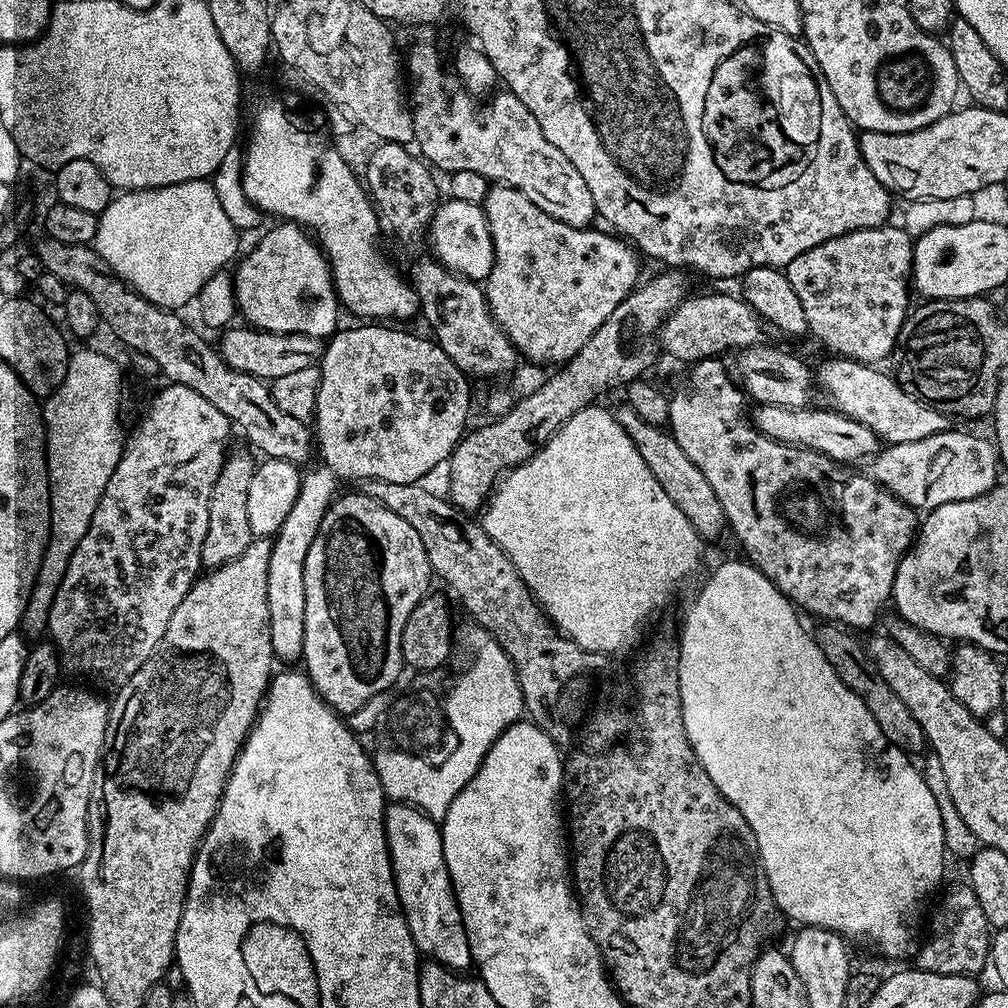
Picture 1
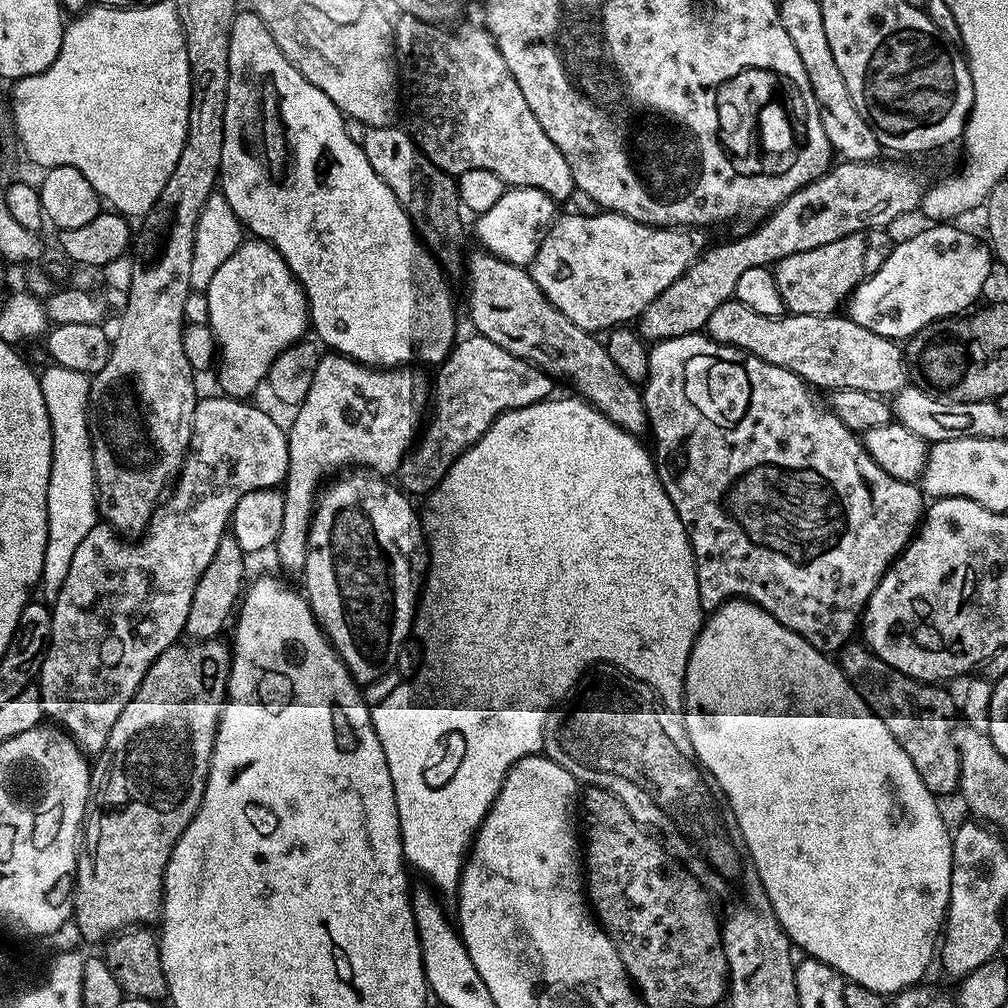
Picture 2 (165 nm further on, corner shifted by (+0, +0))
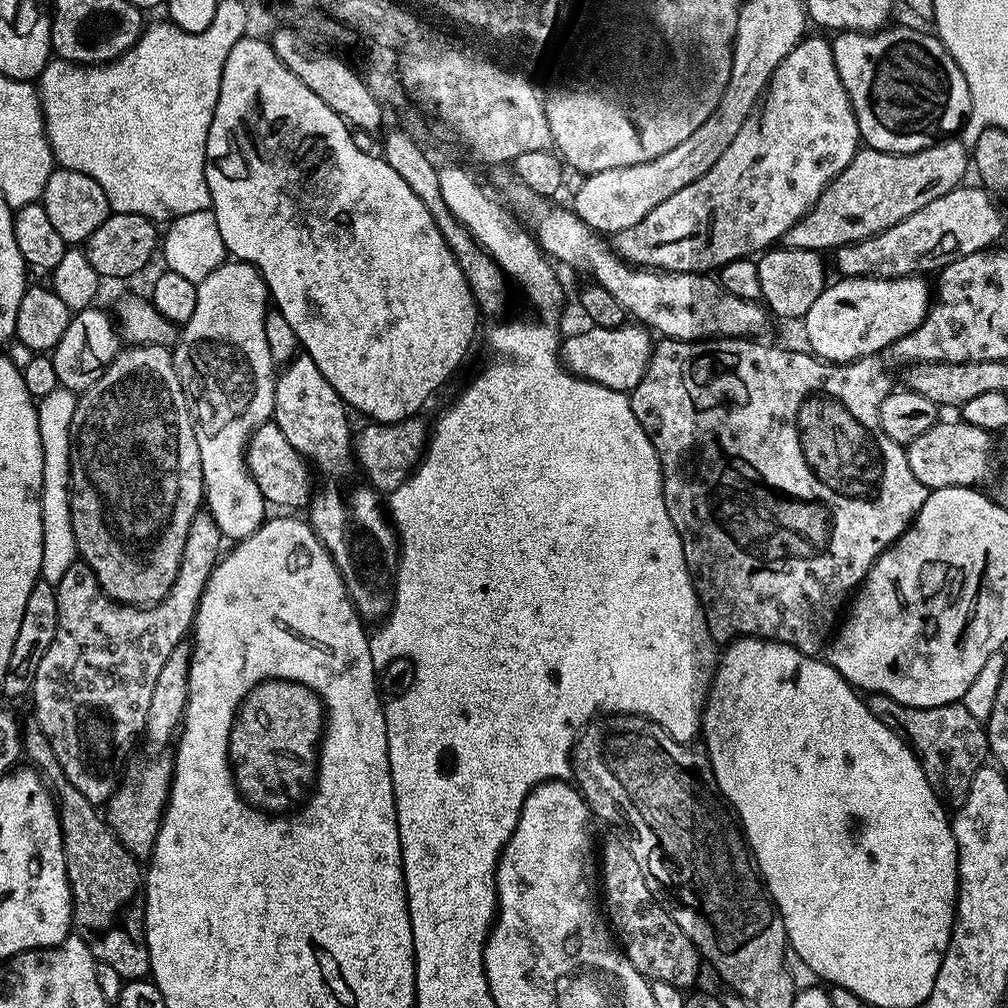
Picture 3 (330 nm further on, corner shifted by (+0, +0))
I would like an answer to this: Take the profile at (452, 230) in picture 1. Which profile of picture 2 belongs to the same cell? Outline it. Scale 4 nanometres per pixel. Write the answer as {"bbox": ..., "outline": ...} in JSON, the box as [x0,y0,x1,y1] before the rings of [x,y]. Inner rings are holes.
{"bbox":[475,187,557,265],"outline":[[[509,187],[502,194],[502,198],[498,198],[494,206],[490,206],[490,210],[475,217],[476,240],[480,243],[477,245],[491,256],[497,256],[511,264],[531,265],[545,232],[557,219],[556,208],[557,201],[552,200],[542,190]]]}

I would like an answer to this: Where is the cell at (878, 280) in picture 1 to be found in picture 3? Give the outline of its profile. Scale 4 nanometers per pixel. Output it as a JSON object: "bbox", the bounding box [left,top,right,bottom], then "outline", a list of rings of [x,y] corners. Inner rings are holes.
{"bbox":[756,246,826,321],"outline":[[[773,246],[756,260],[758,282],[762,285],[760,300],[773,317],[781,316],[784,320],[799,321],[814,306],[818,294],[826,286],[824,280],[825,257],[814,250],[798,250]]]}

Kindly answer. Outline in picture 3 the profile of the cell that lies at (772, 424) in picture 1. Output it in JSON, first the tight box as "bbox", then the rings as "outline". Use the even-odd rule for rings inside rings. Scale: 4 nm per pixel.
{"bbox":[906,422,998,490],"outline":[[[938,422],[930,426],[926,434],[918,434],[918,438],[906,446],[910,470],[914,470],[914,478],[918,478],[918,482],[925,484],[929,490],[984,486],[987,480],[995,481],[998,476],[996,444],[992,440],[995,440],[993,433],[978,426],[963,422]]]}

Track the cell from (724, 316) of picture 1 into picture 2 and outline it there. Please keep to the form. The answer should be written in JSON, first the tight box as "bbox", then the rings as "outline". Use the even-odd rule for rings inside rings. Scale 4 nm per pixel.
{"bbox":[706,298,910,398],"outline":[[[733,298],[722,302],[722,306],[710,314],[706,332],[720,344],[741,348],[743,352],[798,374],[817,390],[866,390],[888,398],[901,392],[910,380],[905,349],[895,340],[874,334],[874,330],[866,326],[858,326],[847,314],[767,316]]]}

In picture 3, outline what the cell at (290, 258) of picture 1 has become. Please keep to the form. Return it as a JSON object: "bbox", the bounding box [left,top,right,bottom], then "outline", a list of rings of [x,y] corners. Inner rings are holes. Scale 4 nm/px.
{"bbox":[171,258,276,542],"outline":[[[235,258],[206,274],[206,278],[196,288],[194,314],[179,329],[175,345],[171,349],[172,361],[182,390],[188,397],[188,407],[192,409],[192,419],[196,425],[206,511],[225,541],[239,542],[257,532],[266,519],[264,495],[258,482],[254,482],[248,472],[246,445],[263,424],[273,419],[276,376],[270,358],[270,346],[266,346],[264,329],[264,319],[270,311],[270,297],[260,271],[252,264],[245,264]]]}

